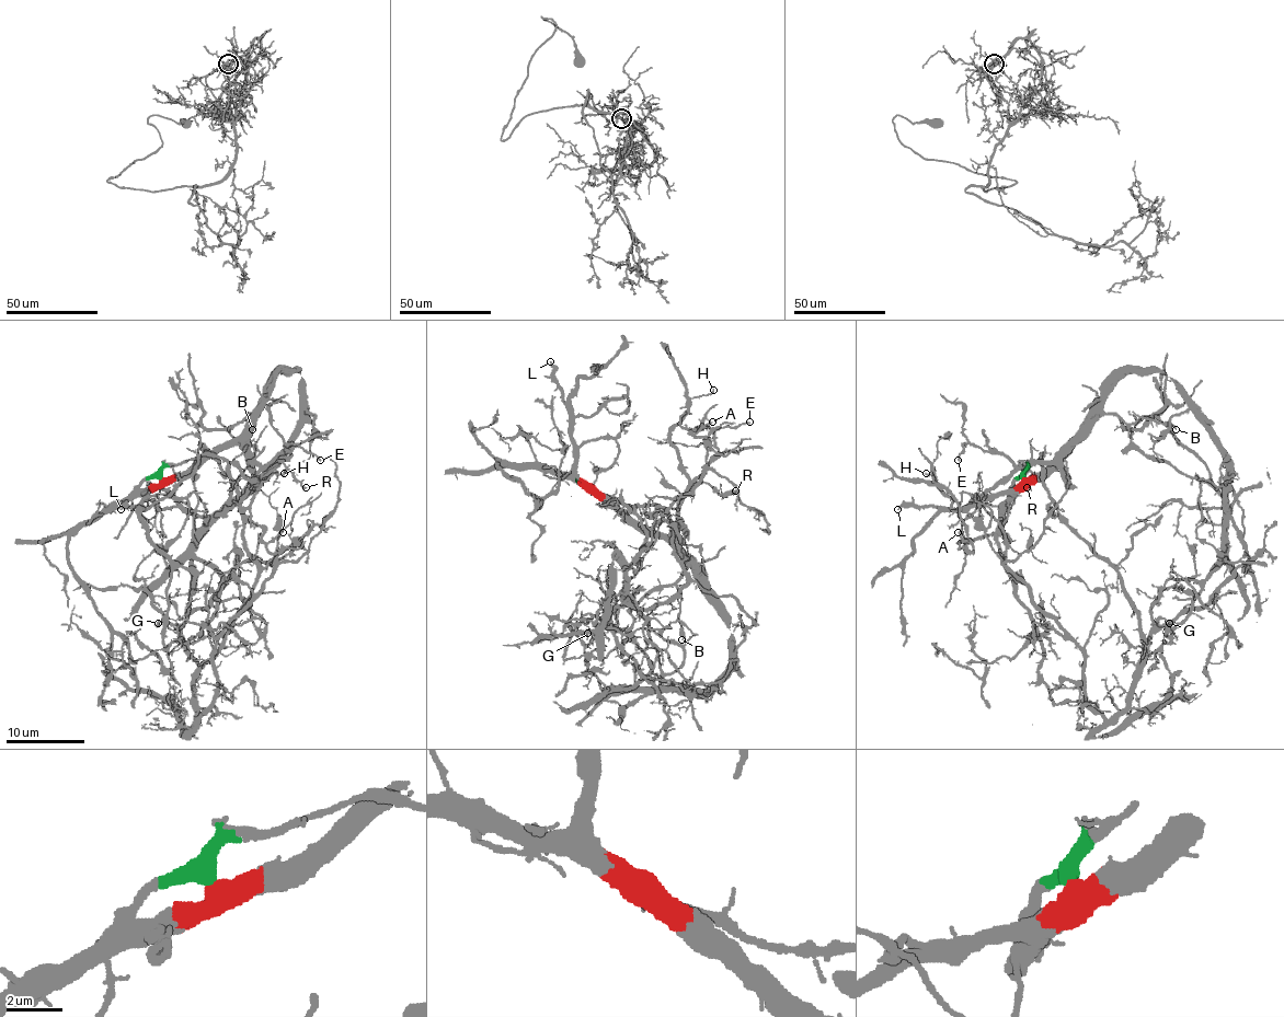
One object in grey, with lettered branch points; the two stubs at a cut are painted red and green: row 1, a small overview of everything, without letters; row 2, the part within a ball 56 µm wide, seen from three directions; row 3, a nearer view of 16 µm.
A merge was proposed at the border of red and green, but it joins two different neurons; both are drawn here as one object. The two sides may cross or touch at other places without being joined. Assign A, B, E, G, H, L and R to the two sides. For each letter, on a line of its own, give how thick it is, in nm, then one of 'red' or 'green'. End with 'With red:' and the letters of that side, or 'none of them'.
A: calibre 150 nm; red
B: calibre 240 nm; red
E: calibre 190 nm; red
G: calibre 120 nm; green
H: calibre 180 nm; red
L: calibre 200 nm; red
R: calibre 170 nm; red
With red: A, B, E, H, L, R

